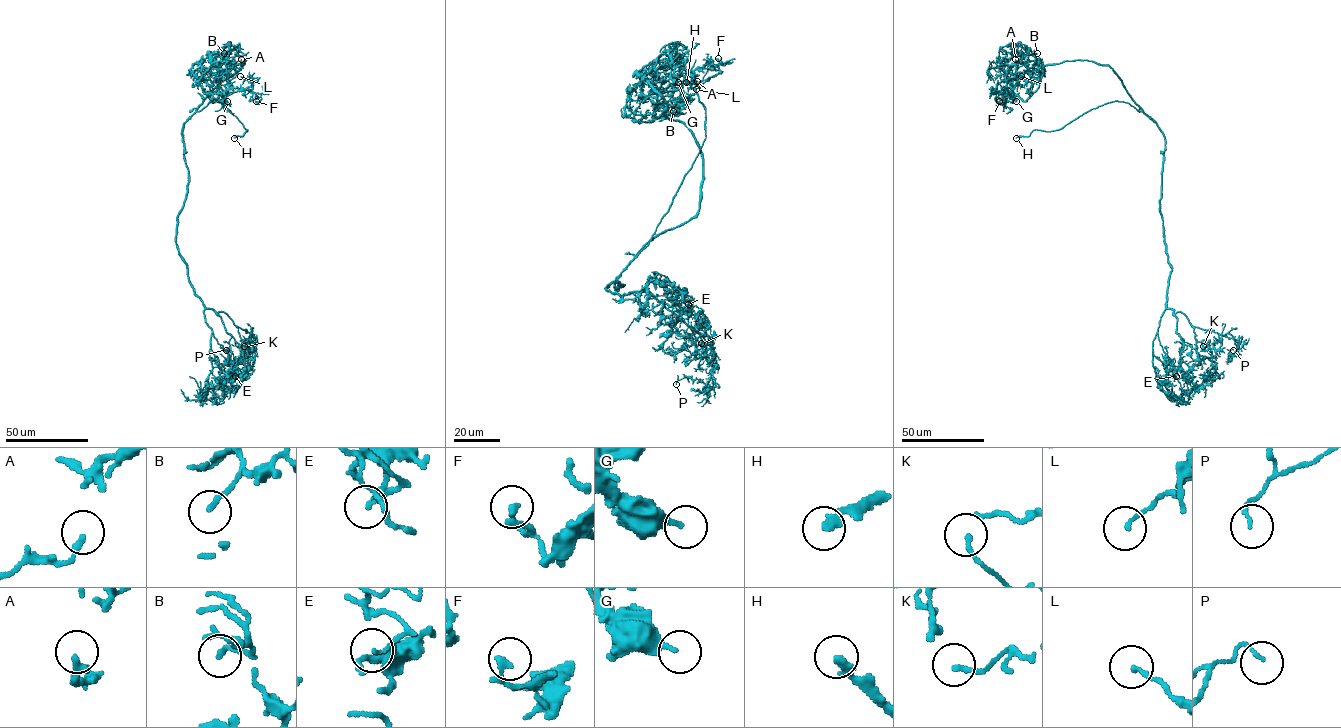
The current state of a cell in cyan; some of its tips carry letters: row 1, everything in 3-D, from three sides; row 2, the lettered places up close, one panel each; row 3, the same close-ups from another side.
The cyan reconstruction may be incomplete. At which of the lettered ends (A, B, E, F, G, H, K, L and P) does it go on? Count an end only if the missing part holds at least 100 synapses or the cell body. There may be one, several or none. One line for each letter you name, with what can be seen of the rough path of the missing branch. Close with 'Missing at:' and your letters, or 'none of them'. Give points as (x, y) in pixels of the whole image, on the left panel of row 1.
G: Course of what is missing: (227, 101), (241, 105), (250, 103), (253, 87), (242, 81)
H: Course of what is missing: (234, 138), (226, 143), (218, 143), (214, 138)
Missing at: G, H

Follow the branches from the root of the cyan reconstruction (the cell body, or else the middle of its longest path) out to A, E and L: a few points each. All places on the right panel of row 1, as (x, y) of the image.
A: (1159, 128), (1110, 67), (1085, 60), (1045, 65), (1038, 88), (1023, 101), (996, 60), (1011, 65), (1015, 59)
E: (1159, 128), (1165, 140), (1159, 211), (1171, 271), (1152, 351), (1168, 373), (1171, 371), (1176, 376)
L: (1159, 128), (1108, 65), (1085, 60), (1047, 64), (1025, 101), (993, 92), (1011, 95), (1007, 81), (1021, 76)

